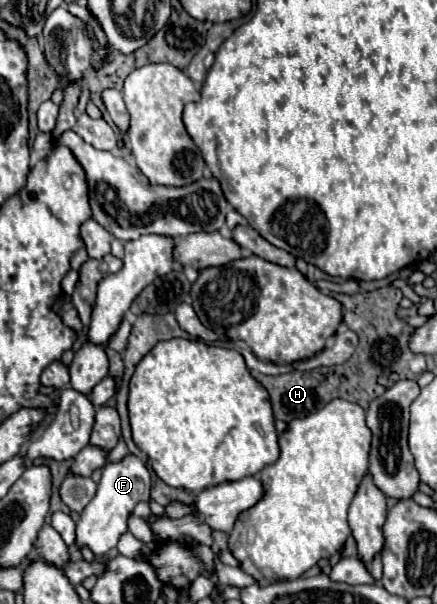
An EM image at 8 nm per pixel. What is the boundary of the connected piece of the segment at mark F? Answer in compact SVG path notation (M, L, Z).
M128 454L120 462L110 462L102 470L102 480L98 484L98 492L92 498L92 502L84 508L80 522L76 526L76 544L88 546L96 556L108 554L116 548L122 534L128 532L126 518L134 510L134 506L142 500L150 500L150 472L146 464L134 456Z

